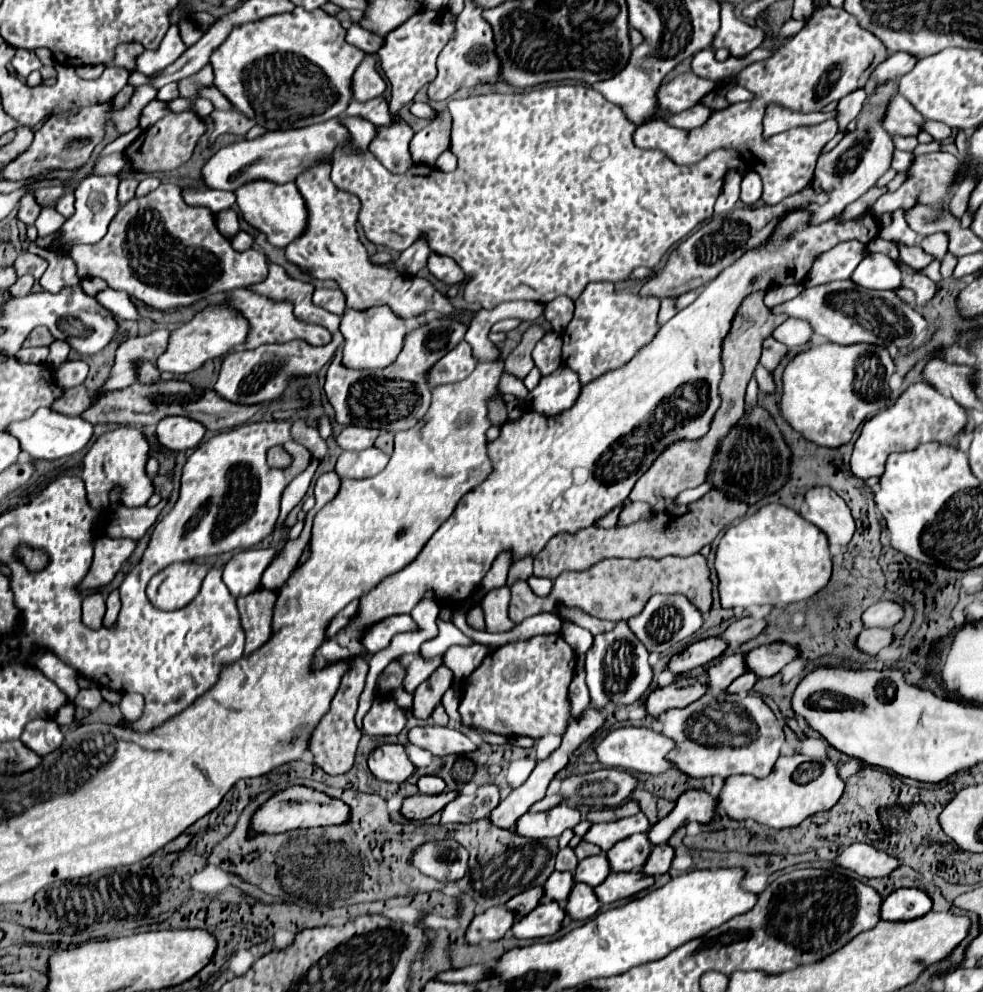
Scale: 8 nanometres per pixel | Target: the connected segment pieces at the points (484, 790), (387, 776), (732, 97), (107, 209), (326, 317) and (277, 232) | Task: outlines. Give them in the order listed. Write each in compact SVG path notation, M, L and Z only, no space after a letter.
M481 785L471 795L457 795L441 813L441 825L471 823L487 817L499 805L499 789L495 785Z
M381 745L369 755L369 769L381 781L403 783L413 775L415 765L403 745Z
M733 87L729 93L727 93L727 99L731 101L731 103L739 103L739 101L751 101L753 99L753 93L749 93L747 89L743 89L743 87Z
M87 175L87 177L83 177L79 187L75 189L75 213L61 227L63 241L79 241L79 243L101 241L103 235L107 233L107 227L109 227L111 219L119 211L117 187L119 187L119 177L117 175L103 175L103 177Z
M269 262L269 274L267 279L259 285L253 285L249 287L251 291L259 293L259 295L265 295L273 301L293 301L295 305L295 317L301 319L301 321L307 321L307 323L317 323L329 329L329 331L337 331L339 329L339 317L329 313L329 311L315 307L311 303L311 295L313 295L313 285L311 283L305 283L305 281L299 281L299 279L291 279L287 277L285 269L283 267Z
M255 179L253 183L247 183L245 187L239 187L233 193L237 197L237 205L239 205L243 219L249 225L253 225L255 229L259 229L261 233L265 233L271 245L287 247L293 239L297 239L305 231L307 207L305 207L305 201L303 201L301 193L297 191L295 183L277 185L277 183L269 183L265 179Z

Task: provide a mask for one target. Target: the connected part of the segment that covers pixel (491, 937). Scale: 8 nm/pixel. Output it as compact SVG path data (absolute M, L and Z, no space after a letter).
M491 907L477 915L467 929L467 943L499 941L513 927L515 915L507 907Z

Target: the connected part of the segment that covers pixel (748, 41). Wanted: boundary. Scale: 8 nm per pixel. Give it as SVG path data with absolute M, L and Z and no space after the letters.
M721 3L721 29L713 37L711 47L725 47L733 57L743 57L749 49L759 47L765 41L767 33L759 27L747 25L735 13L735 3Z

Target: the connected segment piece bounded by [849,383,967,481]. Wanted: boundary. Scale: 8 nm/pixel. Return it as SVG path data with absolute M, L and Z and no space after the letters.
M925 383L911 385L889 409L877 413L871 421L863 425L863 431L853 447L849 461L851 473L859 479L881 477L885 473L885 459L895 451L911 451L921 443L941 441L947 443L949 437L955 437L965 427L965 409L957 405L951 397L943 397L933 387Z

